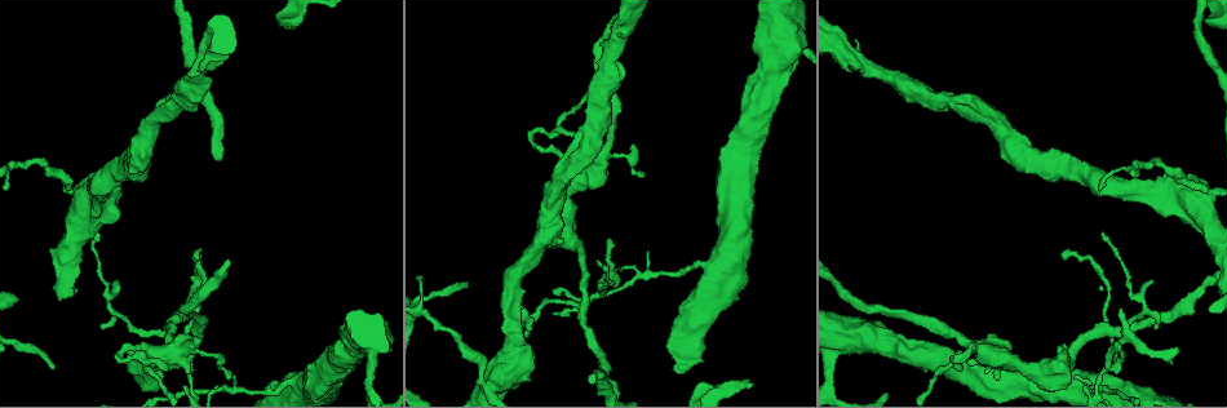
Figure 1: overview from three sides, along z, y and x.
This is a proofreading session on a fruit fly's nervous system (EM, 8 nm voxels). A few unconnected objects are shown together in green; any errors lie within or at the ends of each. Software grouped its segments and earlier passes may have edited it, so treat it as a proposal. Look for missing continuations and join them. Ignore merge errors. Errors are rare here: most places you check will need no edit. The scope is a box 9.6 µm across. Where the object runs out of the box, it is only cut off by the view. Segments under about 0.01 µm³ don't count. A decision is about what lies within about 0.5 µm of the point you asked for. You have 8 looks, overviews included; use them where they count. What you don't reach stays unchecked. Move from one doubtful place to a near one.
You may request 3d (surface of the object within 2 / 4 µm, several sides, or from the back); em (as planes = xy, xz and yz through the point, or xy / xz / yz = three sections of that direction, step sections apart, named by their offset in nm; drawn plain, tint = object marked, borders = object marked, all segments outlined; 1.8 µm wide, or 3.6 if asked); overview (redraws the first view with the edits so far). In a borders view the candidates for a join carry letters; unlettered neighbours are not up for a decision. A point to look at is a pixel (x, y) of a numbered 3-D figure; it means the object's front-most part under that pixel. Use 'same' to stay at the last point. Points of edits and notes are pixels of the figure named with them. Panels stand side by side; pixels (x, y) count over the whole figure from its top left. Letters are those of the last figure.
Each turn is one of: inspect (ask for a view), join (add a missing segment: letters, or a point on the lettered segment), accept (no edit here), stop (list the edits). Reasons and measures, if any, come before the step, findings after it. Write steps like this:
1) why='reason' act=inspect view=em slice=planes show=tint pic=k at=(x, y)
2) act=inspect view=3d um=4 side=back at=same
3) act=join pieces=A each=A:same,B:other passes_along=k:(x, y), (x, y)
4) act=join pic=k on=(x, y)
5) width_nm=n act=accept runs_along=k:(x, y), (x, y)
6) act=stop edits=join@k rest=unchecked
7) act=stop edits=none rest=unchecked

why='branch stops here' act=inspect view=3d um=2 side=back pic=1 at=(465, 283)

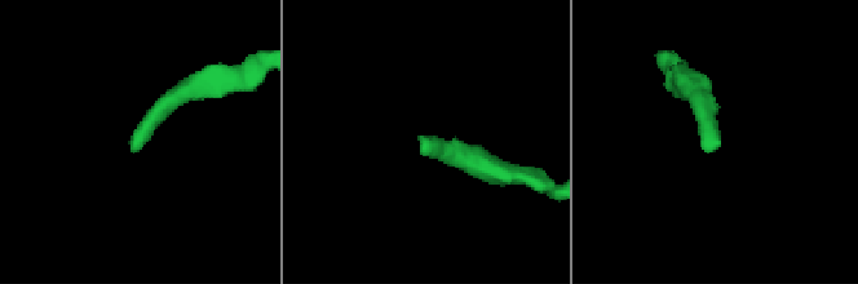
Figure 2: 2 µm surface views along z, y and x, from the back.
why='need the tissue' act=inspect view=em slice=planes show=tint pic=2 at=(132, 150)

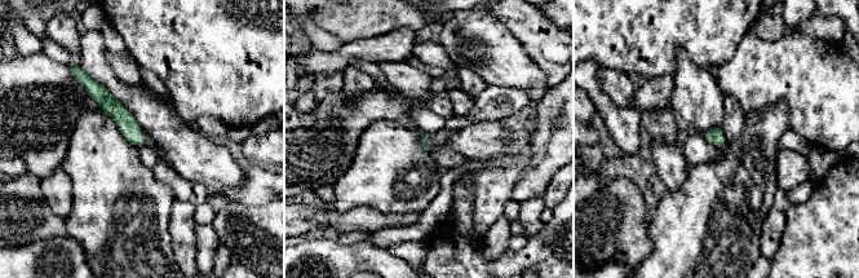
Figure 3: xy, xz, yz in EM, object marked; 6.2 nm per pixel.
why='see the neighbours' act=inspect view=em slice=planes show=borders at=same

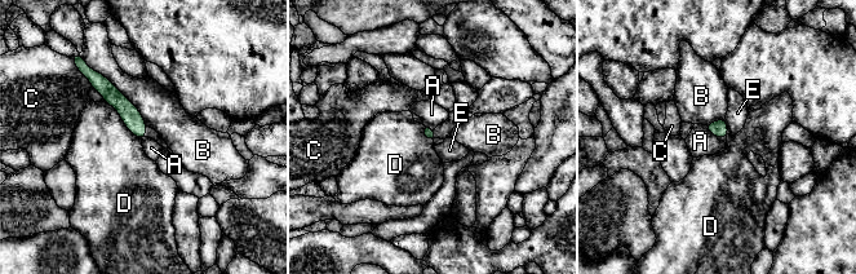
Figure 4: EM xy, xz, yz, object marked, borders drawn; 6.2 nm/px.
act=accept each=A:other,B:other,C:other,D:other,E:other runs_along=4:(94, 76), (128, 111), (142, 135) found='none of them fits'

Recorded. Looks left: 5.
why='an open end' act=inspect view=3d um=2 pic=1 at=(526, 329)

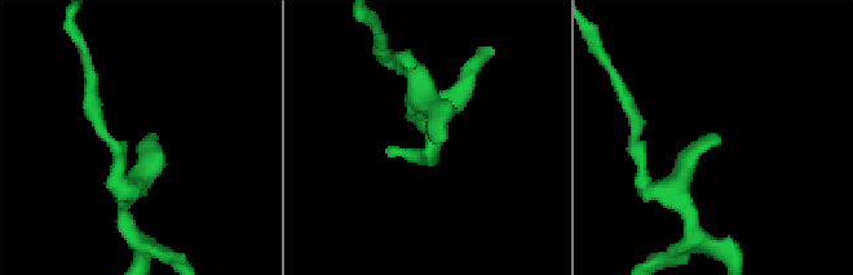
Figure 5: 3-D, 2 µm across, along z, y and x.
act=inspect view=em slice=planes show=borders pic=5 at=(437, 142)

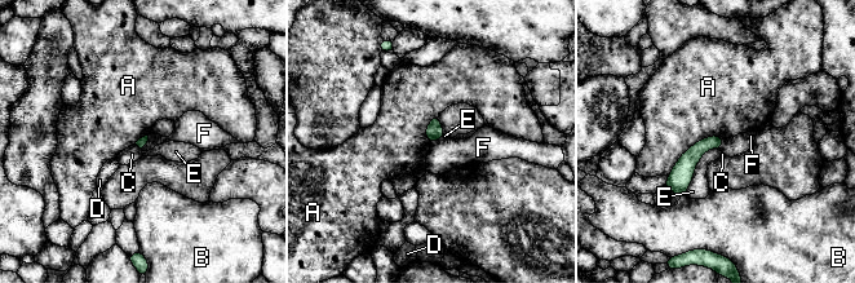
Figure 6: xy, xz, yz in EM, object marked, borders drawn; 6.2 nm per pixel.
act=accept each=A:other,B:other,C:other,D:other,E:other,F:other runs_along=6:(720, 141), (704, 145), (669, 185) found='no lettered segment goes on from it'

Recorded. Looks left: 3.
why='sharp bend' act=inspect view=em um=3.6 slice=planes show=plain pic=1 at=(620, 153)

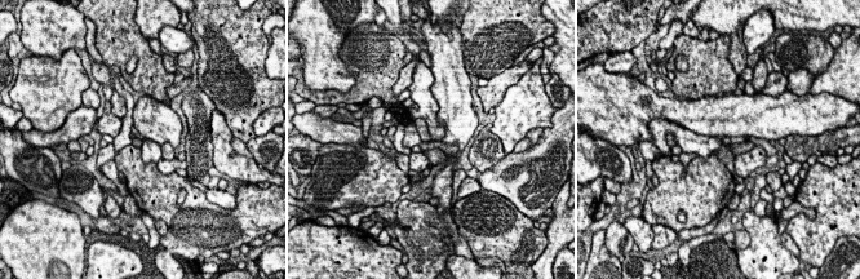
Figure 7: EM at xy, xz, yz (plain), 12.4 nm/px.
act=inspect view=em um=3.6 slice=planes show=tint at=same

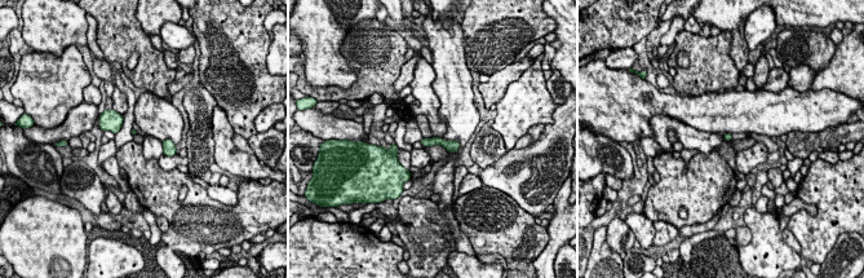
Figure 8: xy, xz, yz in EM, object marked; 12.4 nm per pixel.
act=inspect view=em um=3.6 slice=planes show=borders at=same

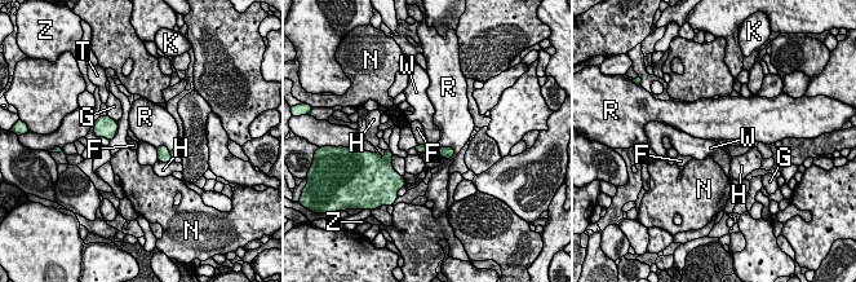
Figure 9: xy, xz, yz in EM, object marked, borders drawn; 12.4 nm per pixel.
width_nm=60 act=accept each=F:other,G:other,H:other,K:other,N:other,R:other,T:other,W:other,Z:other runs_along=9:(418, 148), (437, 148), (451, 153) found='none of them fits'

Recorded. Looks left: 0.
act=stop edits=none rest=unchecked

